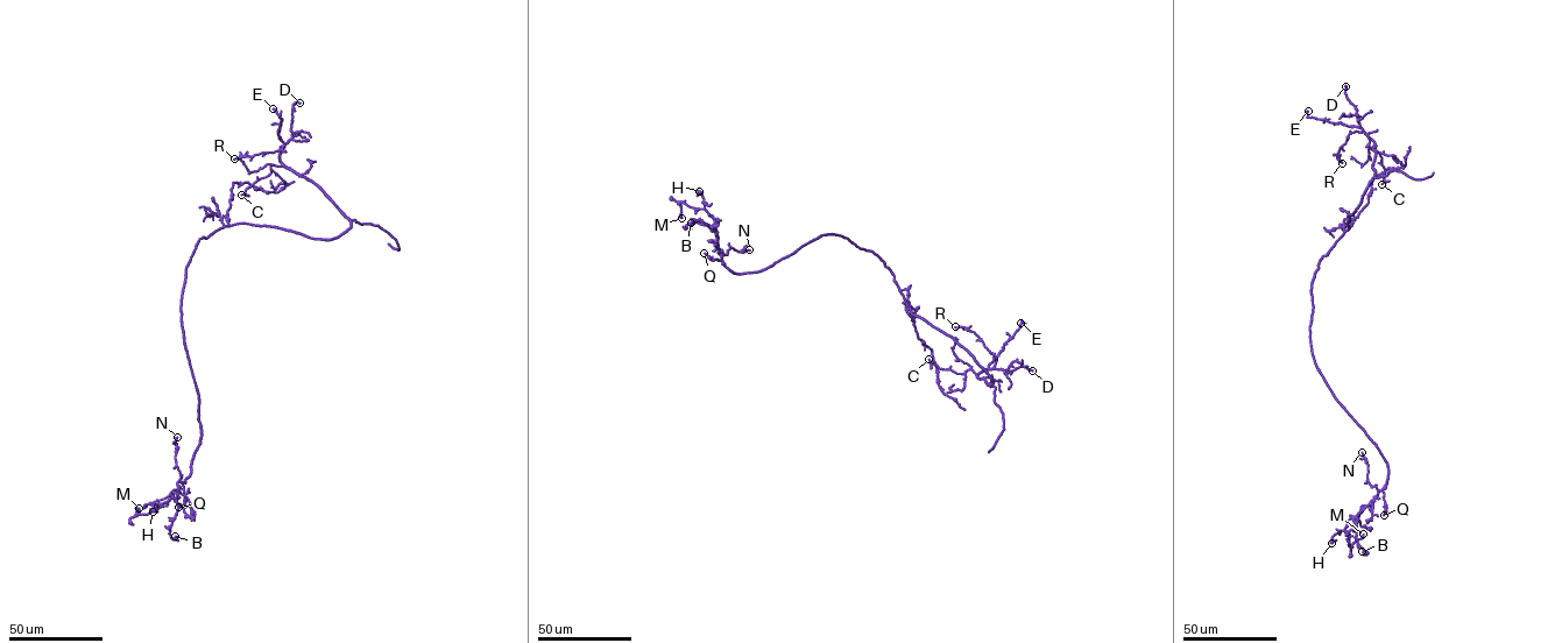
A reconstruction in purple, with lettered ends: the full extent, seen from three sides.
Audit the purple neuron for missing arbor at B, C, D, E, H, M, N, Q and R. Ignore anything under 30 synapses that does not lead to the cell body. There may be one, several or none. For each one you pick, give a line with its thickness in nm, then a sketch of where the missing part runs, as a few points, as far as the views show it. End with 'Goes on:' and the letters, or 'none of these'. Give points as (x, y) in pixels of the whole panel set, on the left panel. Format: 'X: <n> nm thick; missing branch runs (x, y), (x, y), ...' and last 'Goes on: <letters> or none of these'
Goes on: none of these

